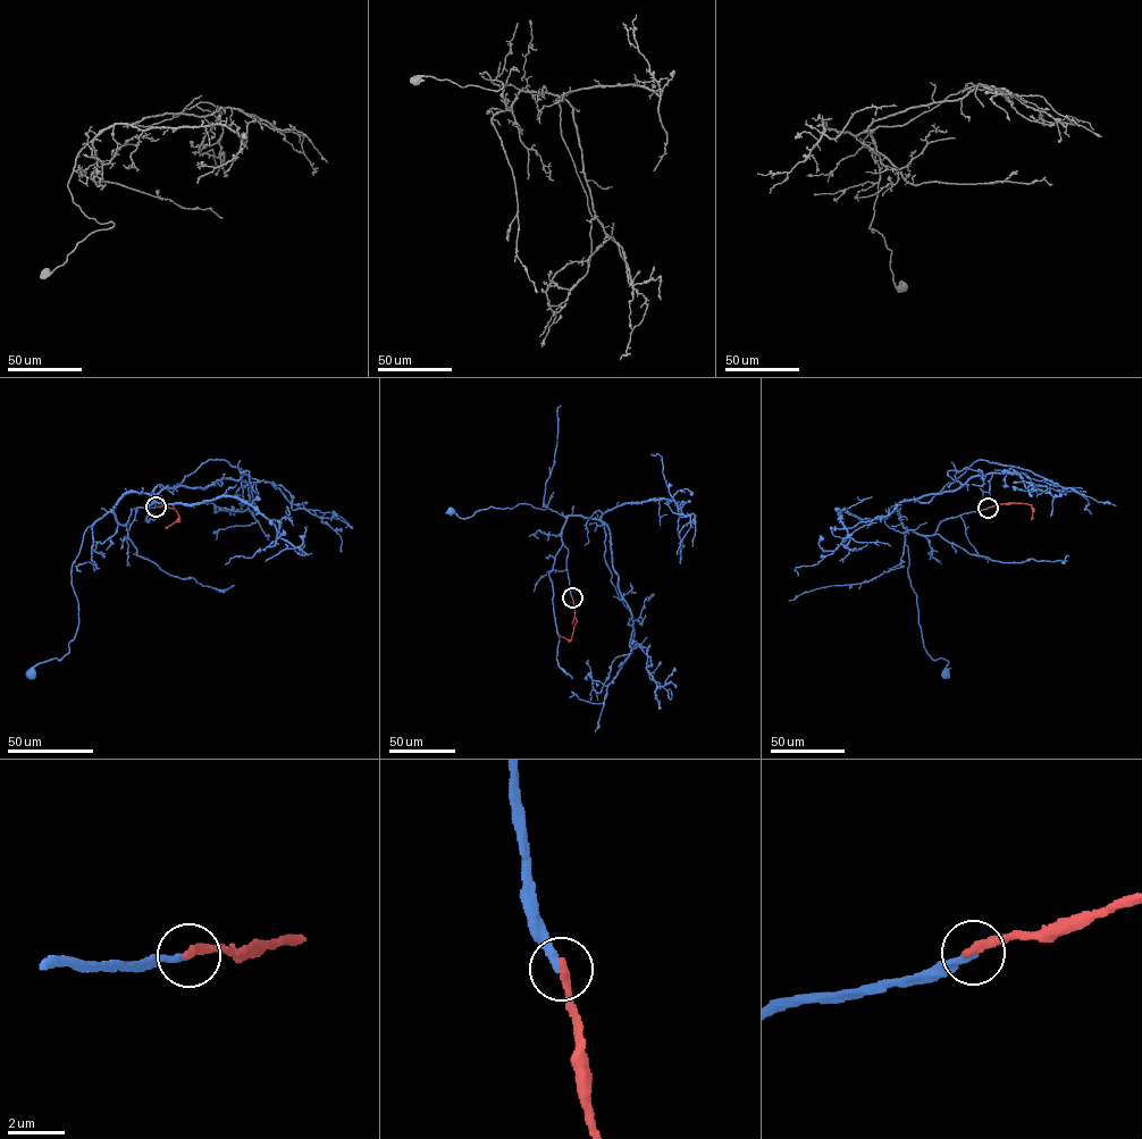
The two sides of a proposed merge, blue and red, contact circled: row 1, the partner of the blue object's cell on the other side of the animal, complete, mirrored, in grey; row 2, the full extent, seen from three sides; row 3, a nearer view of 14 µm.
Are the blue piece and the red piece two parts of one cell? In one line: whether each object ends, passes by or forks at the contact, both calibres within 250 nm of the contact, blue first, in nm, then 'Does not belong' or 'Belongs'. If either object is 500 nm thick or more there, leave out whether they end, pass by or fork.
At the ring blue ends. At the ring red ends. Thickness 240 nm (blue) against 280 nm. Belongs

